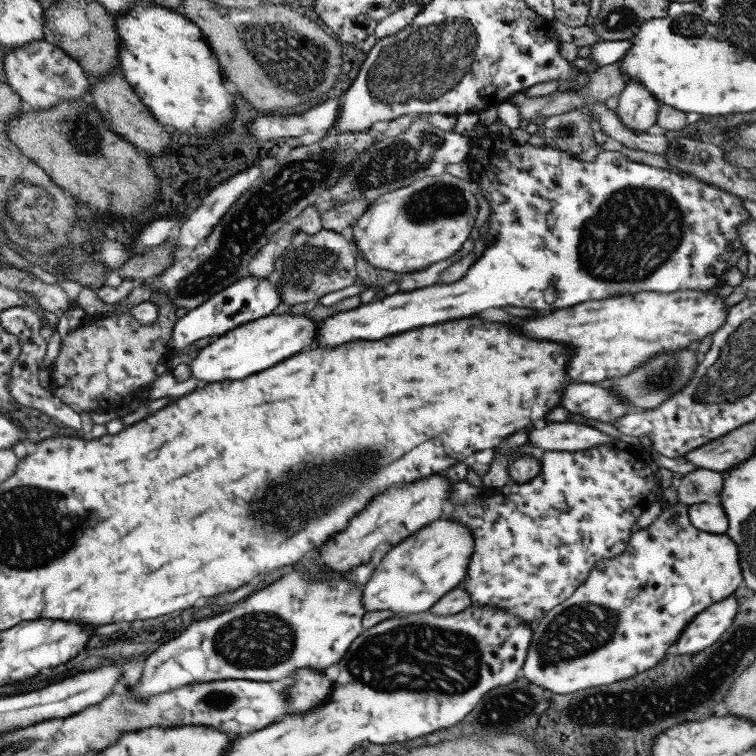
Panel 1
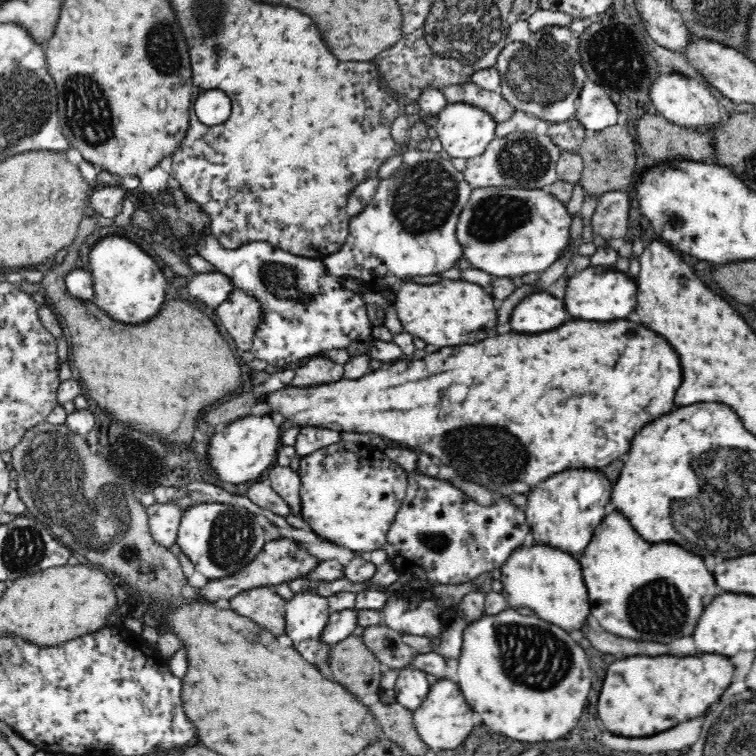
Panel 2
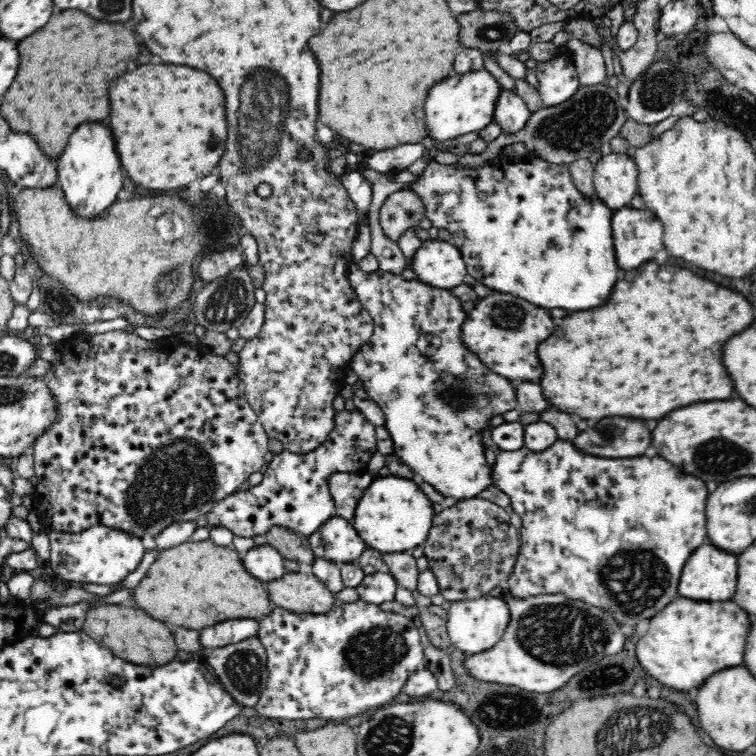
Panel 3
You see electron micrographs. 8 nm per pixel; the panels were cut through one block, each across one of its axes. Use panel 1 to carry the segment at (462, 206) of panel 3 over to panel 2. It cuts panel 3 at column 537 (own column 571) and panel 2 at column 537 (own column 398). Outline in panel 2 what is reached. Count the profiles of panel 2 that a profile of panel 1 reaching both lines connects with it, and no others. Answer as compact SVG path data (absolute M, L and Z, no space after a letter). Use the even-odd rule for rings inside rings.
M538 292L518 302L510 318L510 326L514 332L536 334L536 332L548 332L552 328L558 328L560 324L566 322L566 318L568 312L560 298Z

